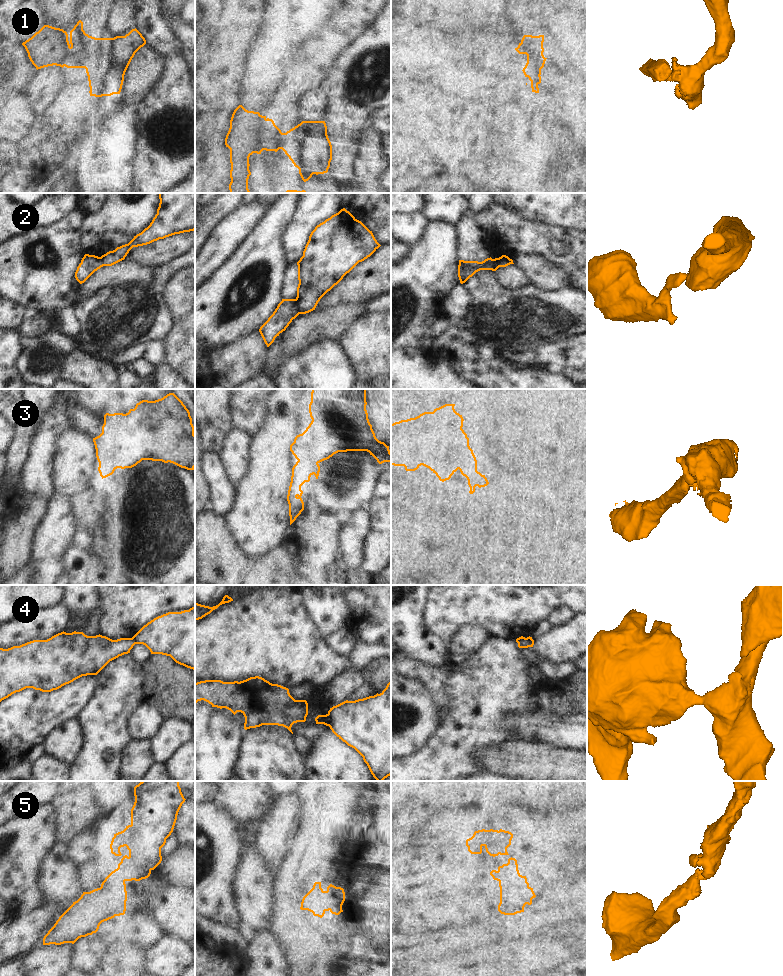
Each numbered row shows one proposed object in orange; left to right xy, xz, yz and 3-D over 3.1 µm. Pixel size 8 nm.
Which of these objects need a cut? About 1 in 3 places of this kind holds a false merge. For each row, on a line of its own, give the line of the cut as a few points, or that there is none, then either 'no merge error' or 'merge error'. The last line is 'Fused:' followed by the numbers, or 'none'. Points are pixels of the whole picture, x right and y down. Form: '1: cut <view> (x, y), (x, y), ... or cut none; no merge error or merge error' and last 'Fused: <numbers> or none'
1: cut xy (90, 36), (88, 64), (85, 68); merge error
2: cut xz (295, 299), (300, 313); merge error
3: cut none; no merge error
4: cut xz (327, 714), (328, 725); merge error
5: cut none; no merge error
Fused: 1, 2, 4

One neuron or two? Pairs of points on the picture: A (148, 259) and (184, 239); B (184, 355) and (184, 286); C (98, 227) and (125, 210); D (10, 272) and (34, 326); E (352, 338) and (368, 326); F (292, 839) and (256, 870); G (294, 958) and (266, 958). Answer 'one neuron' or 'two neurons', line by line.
A: one neuron
B: one neuron
C: one neuron
D: two neurons
E: one neuron
F: two neurons
G: two neurons

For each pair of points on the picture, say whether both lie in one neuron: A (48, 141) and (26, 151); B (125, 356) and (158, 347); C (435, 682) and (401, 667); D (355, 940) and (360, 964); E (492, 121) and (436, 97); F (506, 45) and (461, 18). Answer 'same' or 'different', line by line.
A: same
B: same
C: same
D: same
E: same
F: same

